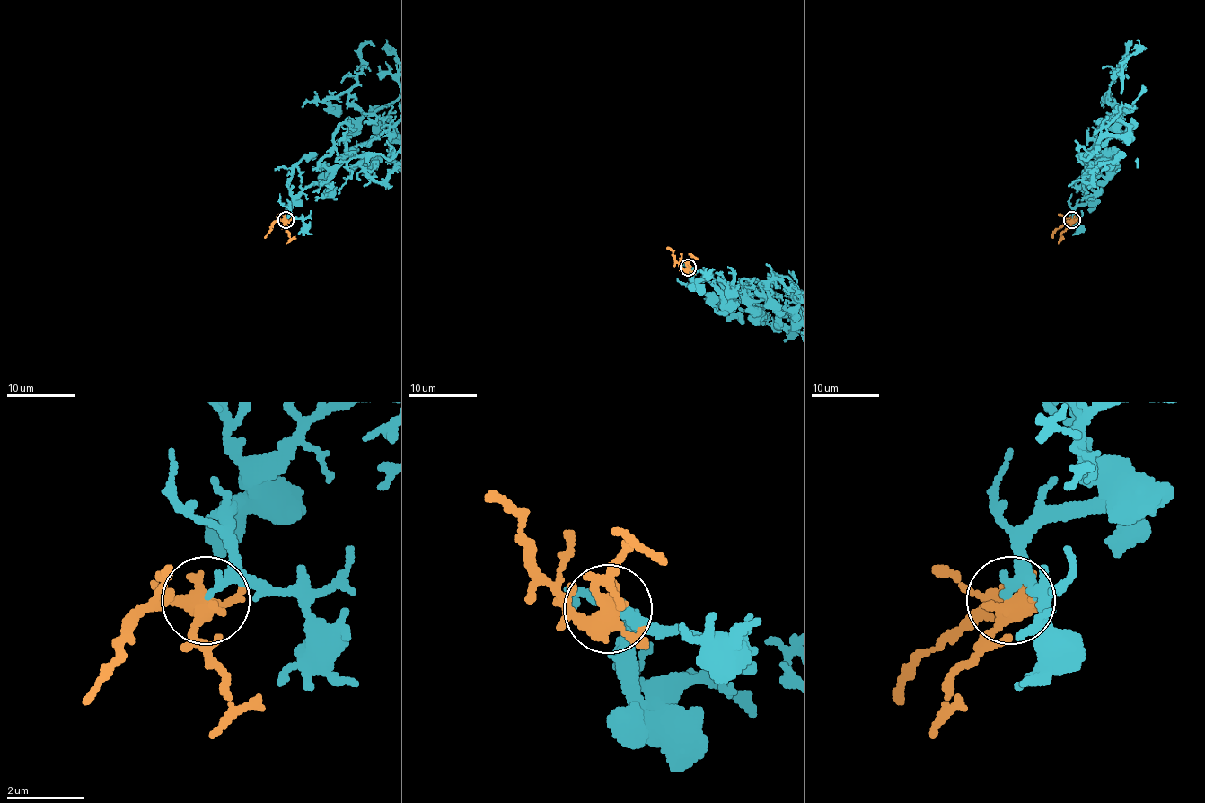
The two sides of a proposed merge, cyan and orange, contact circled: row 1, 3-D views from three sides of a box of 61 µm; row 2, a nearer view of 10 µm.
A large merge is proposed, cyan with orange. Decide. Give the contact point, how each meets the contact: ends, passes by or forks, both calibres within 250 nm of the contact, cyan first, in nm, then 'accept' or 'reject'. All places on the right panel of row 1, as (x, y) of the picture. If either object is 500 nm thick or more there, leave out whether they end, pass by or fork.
at (1071, 220); cyan ends there; orange forks there; 240 nm thick on the cyan side, 360 nm on the other; accept

